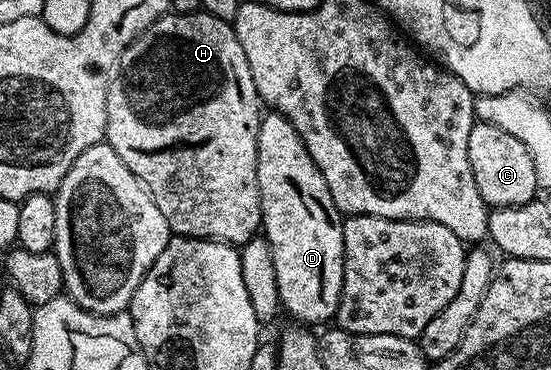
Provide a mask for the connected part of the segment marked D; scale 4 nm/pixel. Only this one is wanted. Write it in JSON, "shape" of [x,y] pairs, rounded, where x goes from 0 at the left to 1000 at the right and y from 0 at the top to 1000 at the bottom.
{"shape":[[[495,297],[485,300],[468,327],[468,500],[472,503],[472,546],[475,549],[475,611],[474,624],[483,641],[486,665],[494,676],[494,711],[501,719],[501,776],[508,784],[508,816],[517,851],[535,854],[535,868],[546,870],[555,881],[572,881],[570,876],[590,878],[604,868],[613,851],[613,819],[621,792],[621,678],[624,654],[621,651],[621,597],[613,559],[603,546],[603,524],[595,514],[595,492],[588,492],[588,470],[566,438],[552,384],[544,373],[541,354],[515,319],[506,303]]]}

